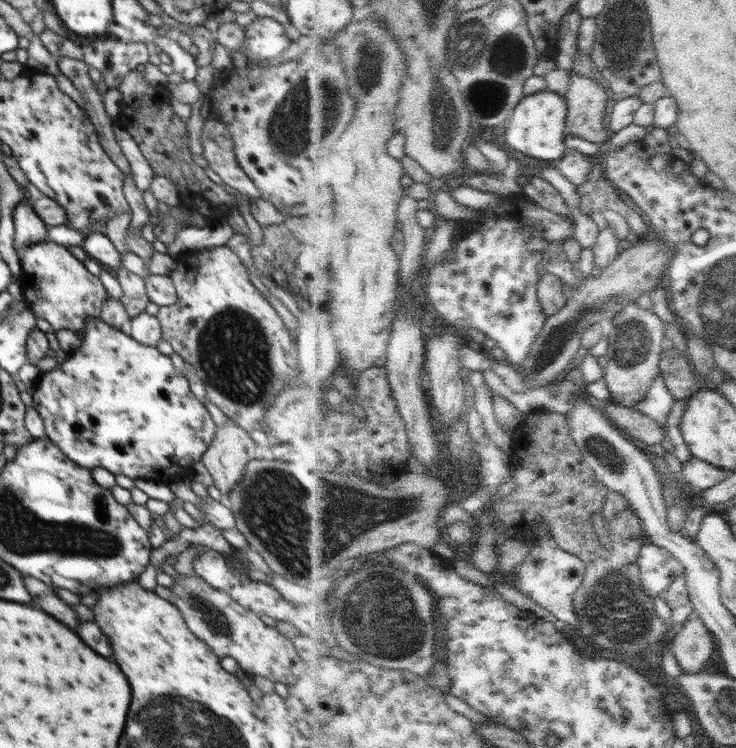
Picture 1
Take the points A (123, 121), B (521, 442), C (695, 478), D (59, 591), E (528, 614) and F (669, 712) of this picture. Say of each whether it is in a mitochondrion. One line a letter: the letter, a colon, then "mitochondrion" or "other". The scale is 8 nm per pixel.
A: other
B: other
C: other
D: other
E: other
F: other

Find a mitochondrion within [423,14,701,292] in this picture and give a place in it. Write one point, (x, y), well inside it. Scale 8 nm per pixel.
(495, 58)

